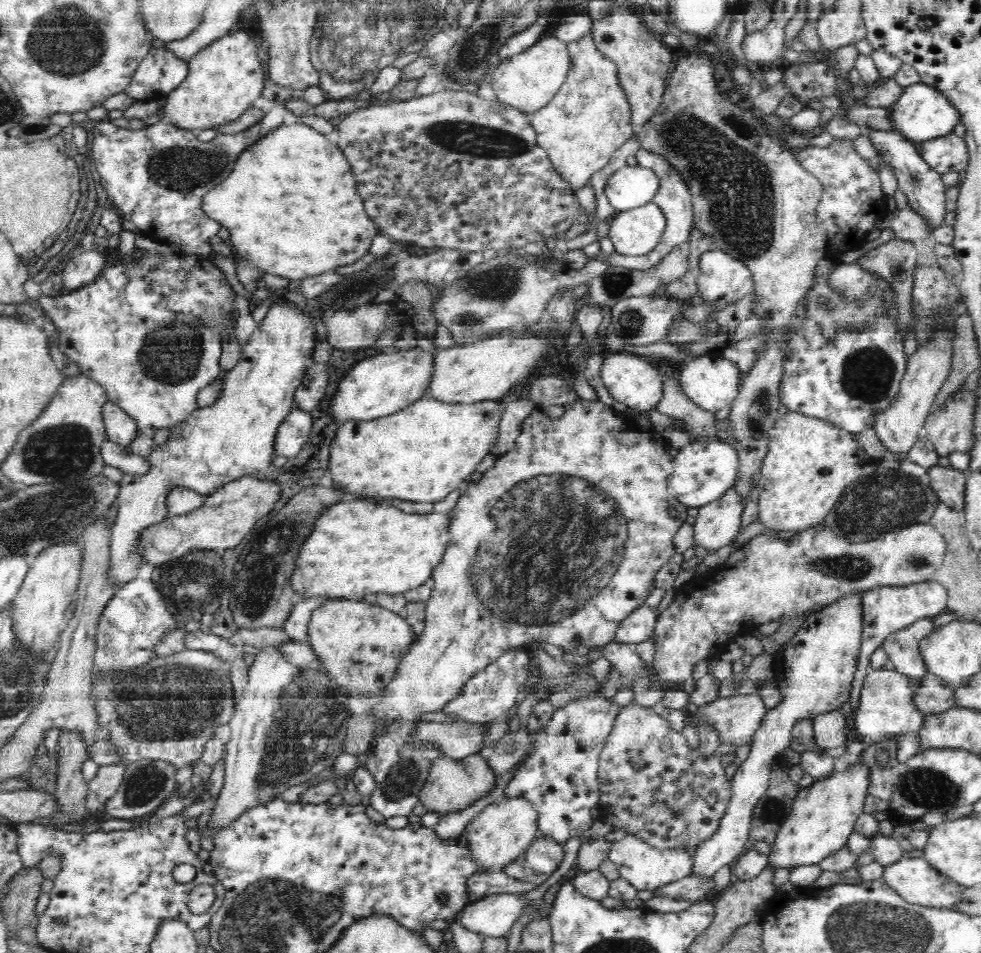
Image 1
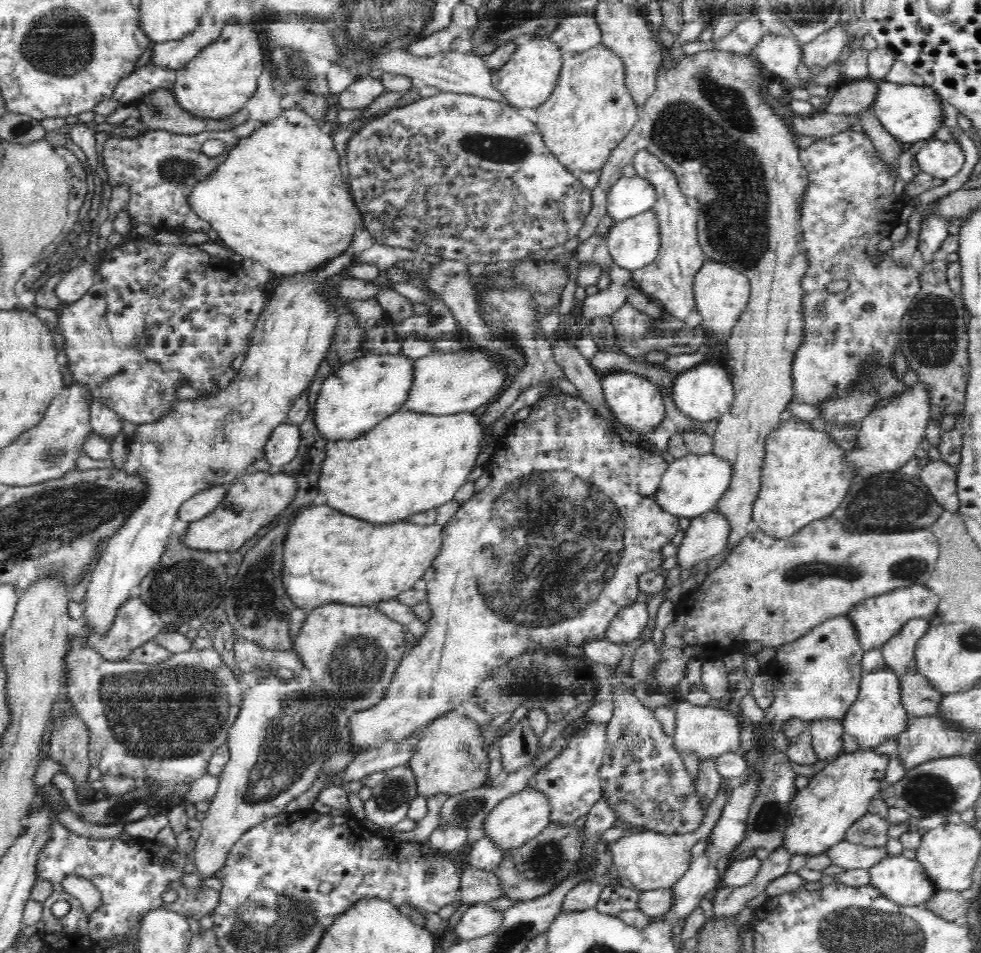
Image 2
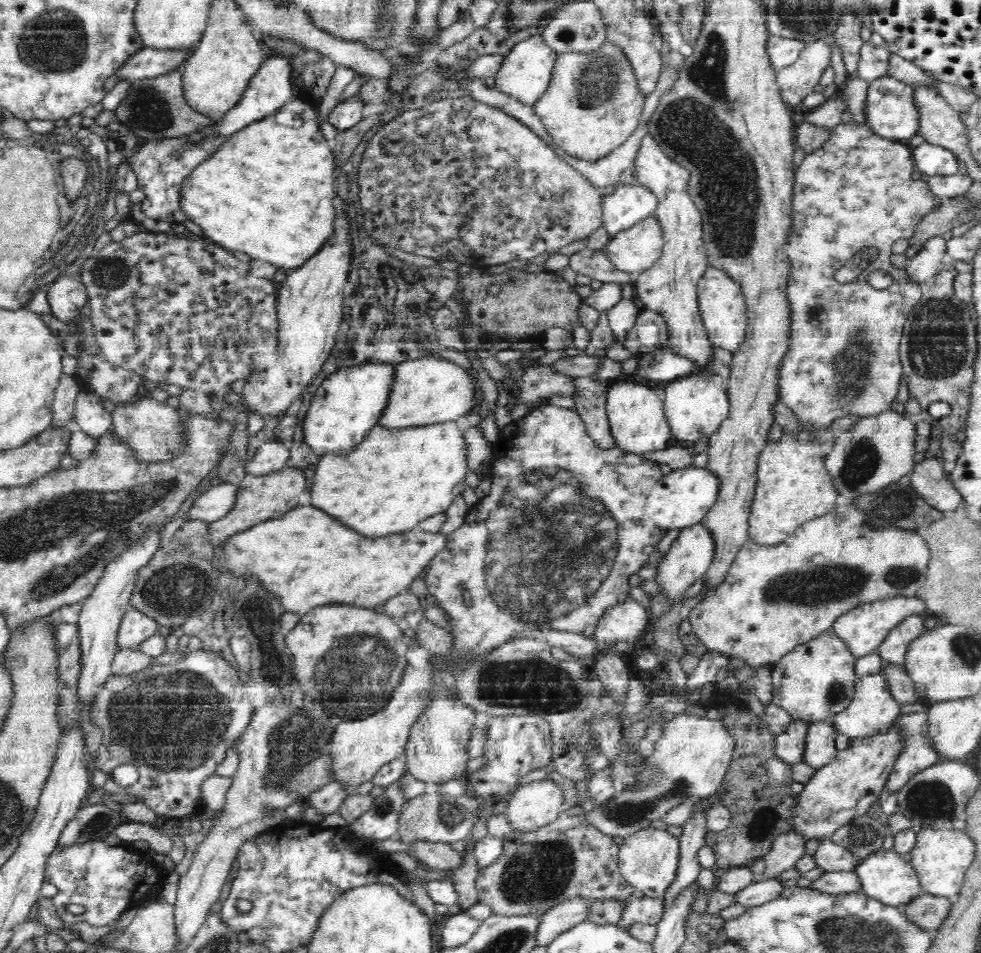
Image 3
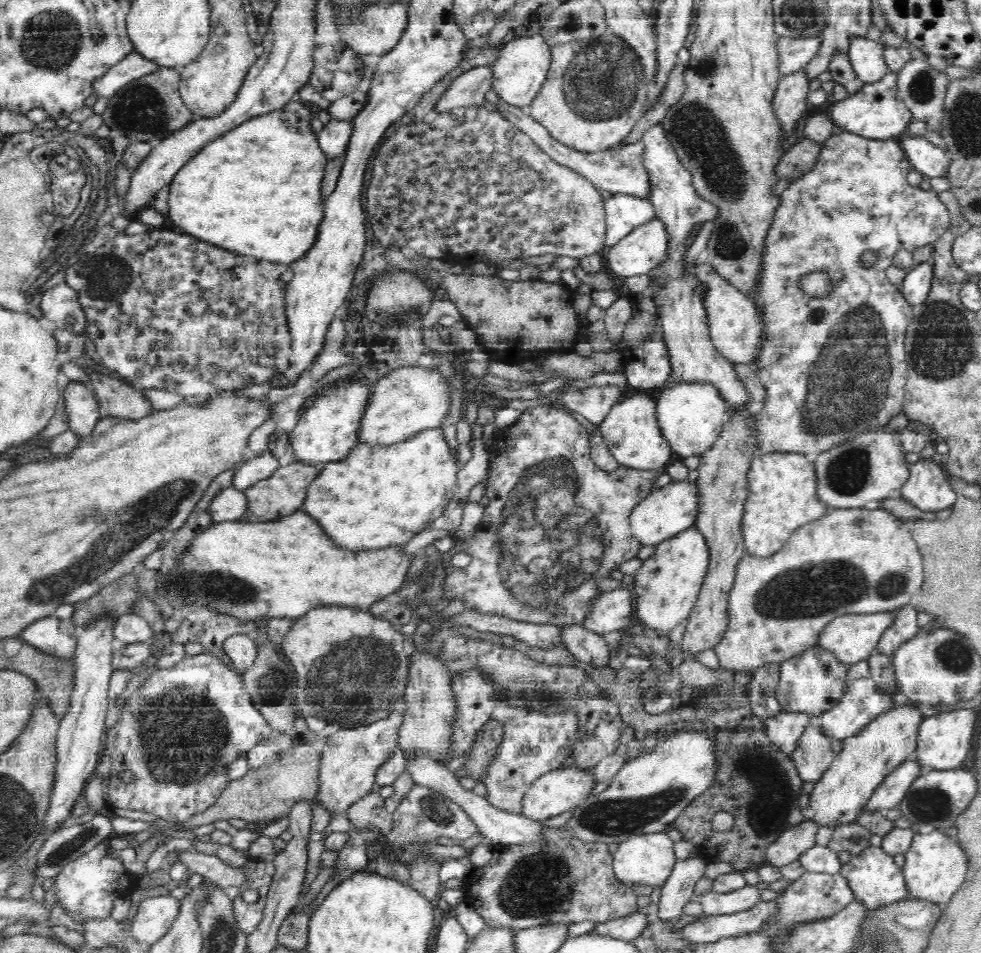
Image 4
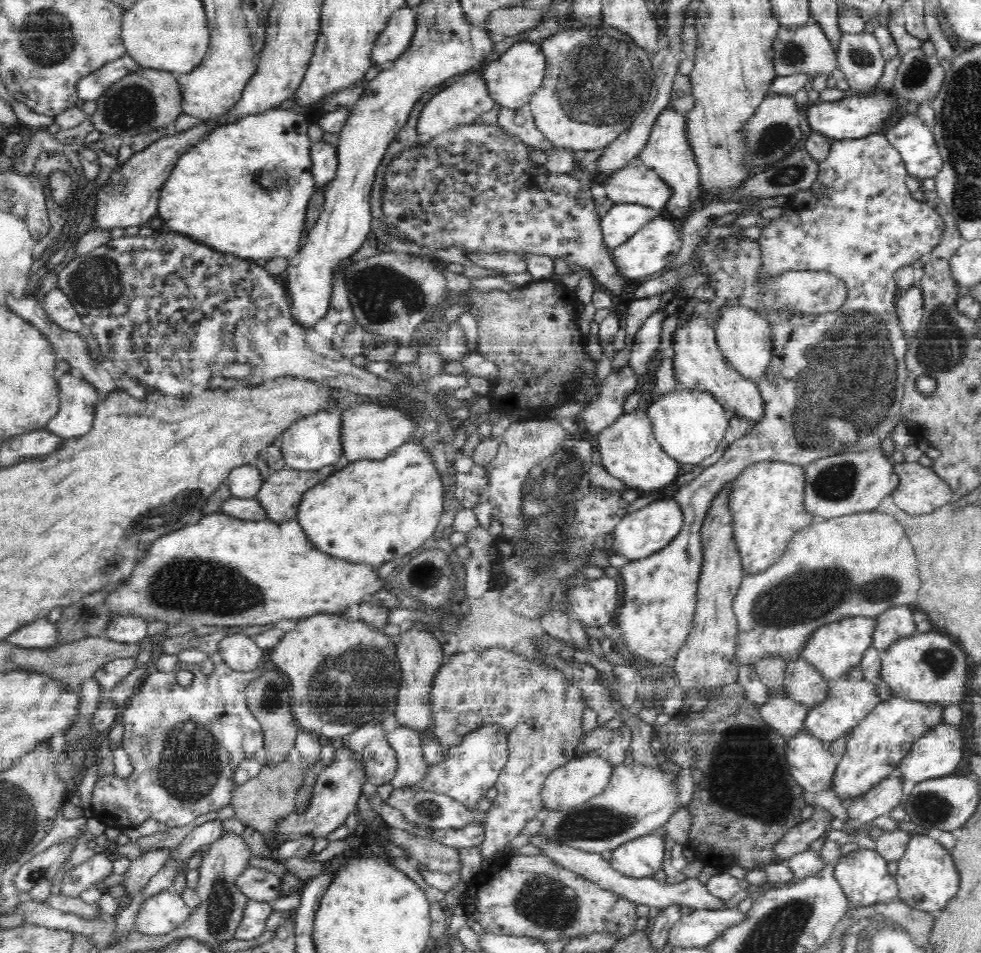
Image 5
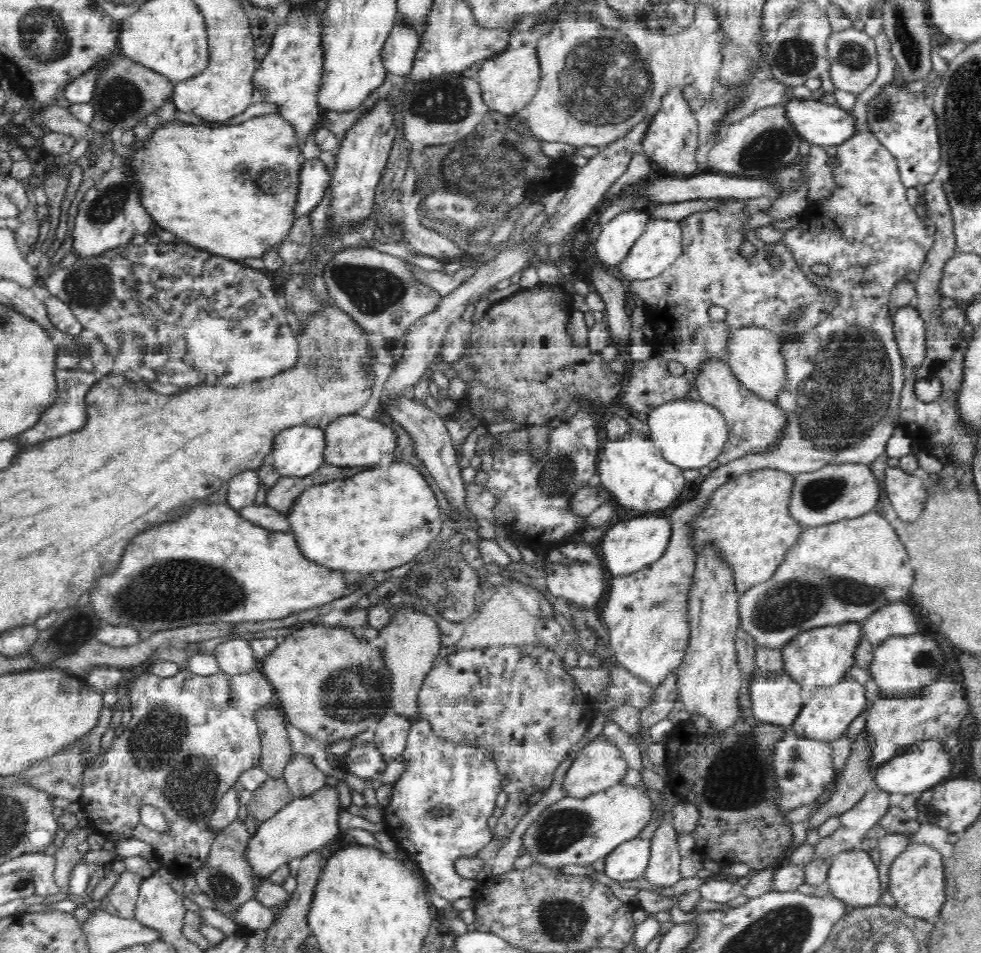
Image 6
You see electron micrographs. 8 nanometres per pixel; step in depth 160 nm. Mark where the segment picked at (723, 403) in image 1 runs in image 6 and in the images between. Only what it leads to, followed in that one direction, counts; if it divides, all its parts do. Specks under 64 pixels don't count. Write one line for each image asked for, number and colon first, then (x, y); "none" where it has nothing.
2: (704, 392)
3: (694, 404)
4: (691, 414)
5: (689, 423)
6: (690, 433)

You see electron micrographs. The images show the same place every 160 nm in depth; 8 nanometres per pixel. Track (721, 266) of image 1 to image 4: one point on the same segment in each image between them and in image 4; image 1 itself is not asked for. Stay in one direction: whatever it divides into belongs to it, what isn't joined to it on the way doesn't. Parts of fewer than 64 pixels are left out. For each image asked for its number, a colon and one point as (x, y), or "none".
2: (721, 292)
3: (722, 304)
4: (734, 327)

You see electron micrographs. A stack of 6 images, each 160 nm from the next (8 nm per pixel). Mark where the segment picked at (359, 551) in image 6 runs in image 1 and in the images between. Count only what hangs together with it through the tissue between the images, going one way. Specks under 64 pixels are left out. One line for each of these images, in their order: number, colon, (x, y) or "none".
1: (423, 452)
2: (411, 461)
3: (398, 475)
4: (381, 494)
5: (374, 510)

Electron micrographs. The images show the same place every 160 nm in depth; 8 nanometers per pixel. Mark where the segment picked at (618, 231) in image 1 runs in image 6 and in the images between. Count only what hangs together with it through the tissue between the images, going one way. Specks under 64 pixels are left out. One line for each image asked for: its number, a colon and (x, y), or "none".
2: (633, 242)
3: (633, 250)
4: (640, 251)
5: (654, 247)
6: (660, 245)

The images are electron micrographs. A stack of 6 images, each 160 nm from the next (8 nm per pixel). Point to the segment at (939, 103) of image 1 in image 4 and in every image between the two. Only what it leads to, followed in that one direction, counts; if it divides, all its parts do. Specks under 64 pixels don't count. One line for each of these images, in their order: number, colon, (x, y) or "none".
2: (911, 113)
3: (892, 112)
4: (876, 112)

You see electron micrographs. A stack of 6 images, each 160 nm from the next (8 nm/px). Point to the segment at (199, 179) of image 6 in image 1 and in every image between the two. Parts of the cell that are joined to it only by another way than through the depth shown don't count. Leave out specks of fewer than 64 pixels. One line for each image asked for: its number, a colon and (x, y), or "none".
1: (291, 204)
2: (281, 193)
3: (279, 208)
4: (258, 189)
5: (253, 204)

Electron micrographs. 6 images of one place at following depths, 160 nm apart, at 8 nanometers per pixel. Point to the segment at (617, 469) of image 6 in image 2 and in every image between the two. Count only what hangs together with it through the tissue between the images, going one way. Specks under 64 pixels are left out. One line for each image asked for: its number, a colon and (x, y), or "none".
2: (637, 402)
3: (635, 409)
4: (631, 428)
5: (628, 447)

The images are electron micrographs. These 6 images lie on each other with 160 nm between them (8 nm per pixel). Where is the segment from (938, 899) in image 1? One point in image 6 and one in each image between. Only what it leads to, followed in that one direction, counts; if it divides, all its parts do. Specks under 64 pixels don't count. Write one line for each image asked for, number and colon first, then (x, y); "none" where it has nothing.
2: (906, 881)
3: (885, 875)
4: (876, 880)
5: (864, 876)
6: (853, 877)

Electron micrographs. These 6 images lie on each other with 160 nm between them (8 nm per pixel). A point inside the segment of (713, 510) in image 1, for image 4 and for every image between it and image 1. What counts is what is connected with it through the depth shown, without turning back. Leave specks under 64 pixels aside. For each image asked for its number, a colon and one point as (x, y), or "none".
2: (708, 533)
3: (691, 554)
4: (667, 586)

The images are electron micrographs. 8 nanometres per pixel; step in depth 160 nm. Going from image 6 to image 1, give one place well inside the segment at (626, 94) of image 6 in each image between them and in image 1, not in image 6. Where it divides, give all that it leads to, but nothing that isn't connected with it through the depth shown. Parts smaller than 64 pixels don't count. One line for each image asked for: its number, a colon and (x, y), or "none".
1: (587, 120)
2: (590, 112)
3: (592, 106)
4: (595, 92)
5: (597, 80)

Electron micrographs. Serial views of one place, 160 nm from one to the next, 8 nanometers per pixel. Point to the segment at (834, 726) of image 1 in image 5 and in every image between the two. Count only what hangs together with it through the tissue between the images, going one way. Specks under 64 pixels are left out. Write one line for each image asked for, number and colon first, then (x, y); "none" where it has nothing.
2: (827, 735)
3: (821, 748)
4: (814, 755)
5: (811, 762)

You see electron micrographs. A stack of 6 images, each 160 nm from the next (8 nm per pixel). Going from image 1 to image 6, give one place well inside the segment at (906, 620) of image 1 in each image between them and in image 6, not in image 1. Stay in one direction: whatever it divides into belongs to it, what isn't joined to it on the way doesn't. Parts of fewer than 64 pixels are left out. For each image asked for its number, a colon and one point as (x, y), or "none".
2: (878, 619)
3: (864, 628)
4: (852, 637)
5: (836, 648)
6: (822, 657)

